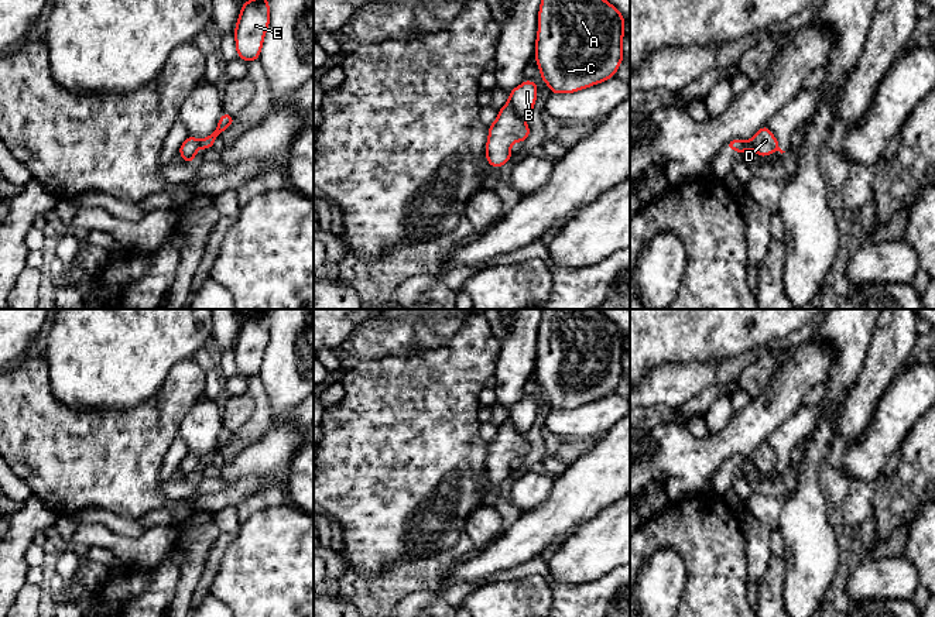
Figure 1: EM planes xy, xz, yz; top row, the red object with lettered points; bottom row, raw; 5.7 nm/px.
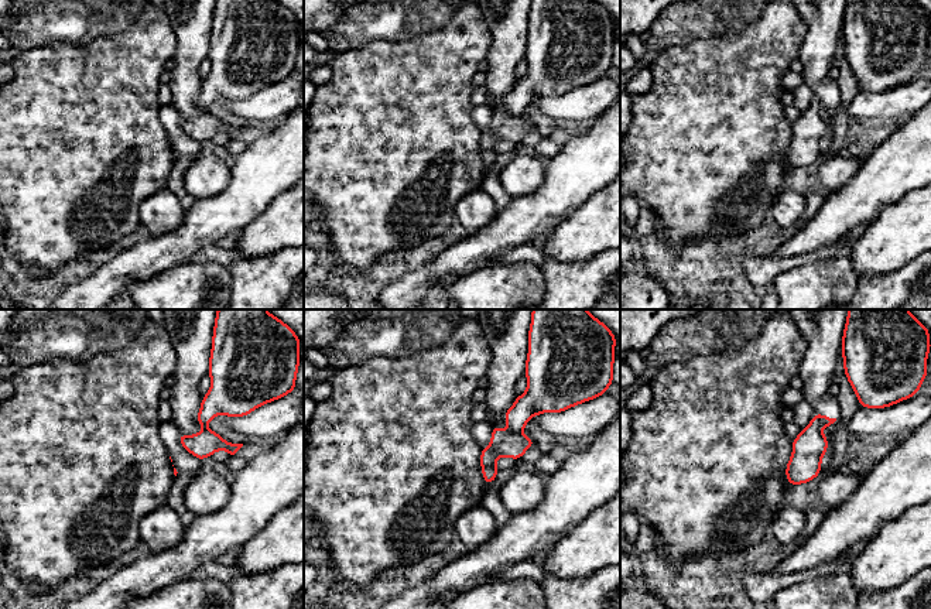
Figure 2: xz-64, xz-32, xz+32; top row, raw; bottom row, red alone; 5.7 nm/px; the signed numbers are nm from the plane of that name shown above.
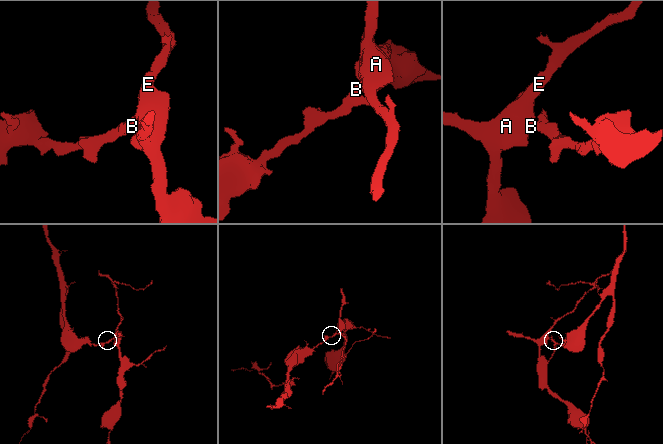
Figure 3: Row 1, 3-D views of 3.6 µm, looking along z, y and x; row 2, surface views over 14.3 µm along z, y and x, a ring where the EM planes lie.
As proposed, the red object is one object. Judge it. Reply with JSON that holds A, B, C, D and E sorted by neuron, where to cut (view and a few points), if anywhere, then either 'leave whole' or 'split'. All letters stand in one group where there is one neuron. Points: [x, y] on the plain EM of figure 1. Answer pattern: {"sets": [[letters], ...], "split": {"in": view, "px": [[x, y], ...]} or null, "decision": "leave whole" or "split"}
{"sets": [["A", "B", "C", "E"], ["D"]], "split": {"in": "xz", "px": [[509, 417], [511, 424], [523, 434]]}, "decision": "split"}

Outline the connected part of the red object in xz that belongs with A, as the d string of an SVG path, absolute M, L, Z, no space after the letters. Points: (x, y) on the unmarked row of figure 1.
M542 309L535 378L551 409L573 409L616 393L624 333L599 309Z

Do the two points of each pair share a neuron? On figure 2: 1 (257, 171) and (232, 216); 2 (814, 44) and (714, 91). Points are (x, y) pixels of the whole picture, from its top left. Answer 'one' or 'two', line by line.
1: one
2: two

